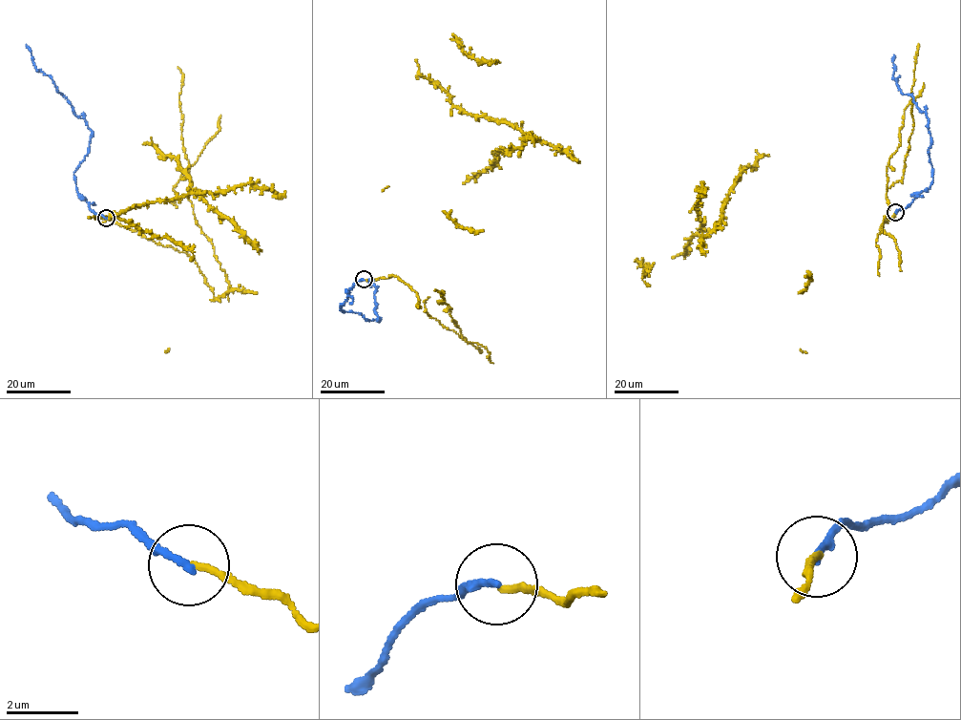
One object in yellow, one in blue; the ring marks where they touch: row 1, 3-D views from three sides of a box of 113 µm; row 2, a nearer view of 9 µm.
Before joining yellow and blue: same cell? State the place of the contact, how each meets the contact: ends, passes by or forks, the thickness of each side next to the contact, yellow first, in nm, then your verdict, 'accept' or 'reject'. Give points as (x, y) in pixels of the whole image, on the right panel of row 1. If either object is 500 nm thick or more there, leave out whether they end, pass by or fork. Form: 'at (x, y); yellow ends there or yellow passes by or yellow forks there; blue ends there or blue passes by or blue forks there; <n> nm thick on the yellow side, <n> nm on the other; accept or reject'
at (895, 212); yellow ends there; blue ends there; 190 nm thick on the yellow side, 200 nm on the other; accept

